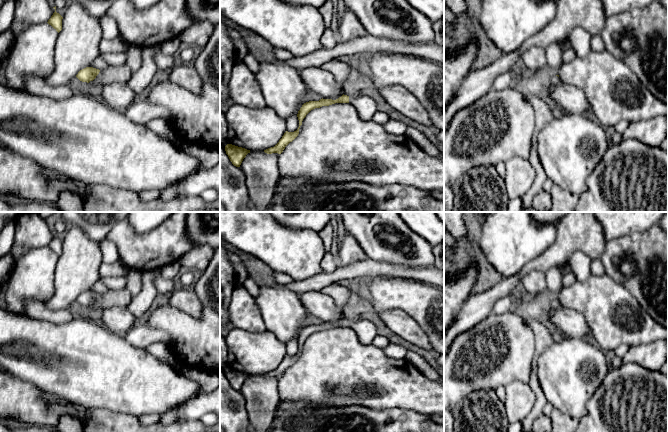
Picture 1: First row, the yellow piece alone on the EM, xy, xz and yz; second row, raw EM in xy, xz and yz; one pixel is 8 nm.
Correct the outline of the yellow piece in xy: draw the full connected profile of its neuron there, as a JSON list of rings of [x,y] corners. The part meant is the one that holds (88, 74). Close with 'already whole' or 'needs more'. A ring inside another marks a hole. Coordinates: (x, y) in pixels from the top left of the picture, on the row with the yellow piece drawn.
[[[86,67],[78,72],[76,77],[82,81],[89,83],[93,81],[96,76],[99,74],[100,70],[93,67]]] | already whole

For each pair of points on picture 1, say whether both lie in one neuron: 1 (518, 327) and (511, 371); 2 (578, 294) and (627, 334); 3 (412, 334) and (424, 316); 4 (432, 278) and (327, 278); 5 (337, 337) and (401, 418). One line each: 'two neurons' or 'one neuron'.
1: one neuron
2: one neuron
3: two neurons
4: one neuron
5: two neurons

